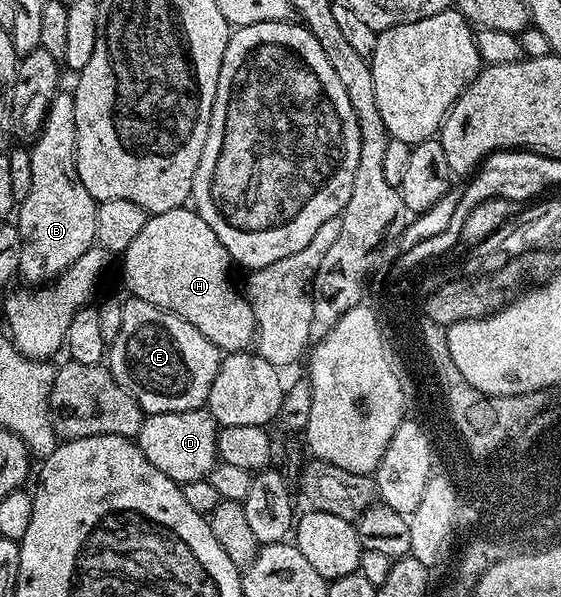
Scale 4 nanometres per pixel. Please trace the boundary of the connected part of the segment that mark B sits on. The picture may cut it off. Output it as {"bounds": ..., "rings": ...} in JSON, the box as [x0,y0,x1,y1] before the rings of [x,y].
{"bounds":[17,90,97,285],"rings":[[[60,90],[53,97],[45,125],[29,150],[33,161],[33,189],[29,189],[29,197],[22,199],[17,207],[21,241],[18,274],[24,275],[33,283],[31,285],[47,285],[69,270],[89,248],[96,246],[97,201],[89,189],[81,185],[81,177],[77,173],[75,96],[70,90]]]}

